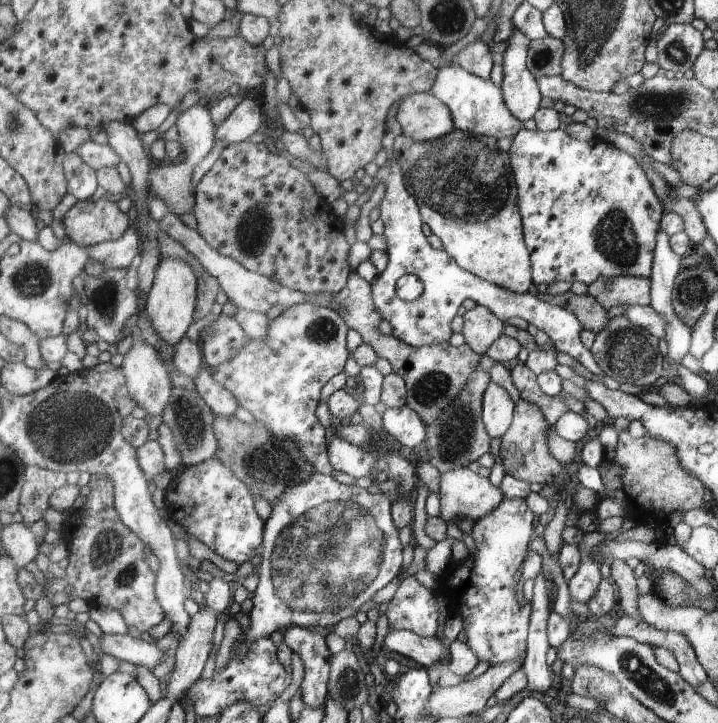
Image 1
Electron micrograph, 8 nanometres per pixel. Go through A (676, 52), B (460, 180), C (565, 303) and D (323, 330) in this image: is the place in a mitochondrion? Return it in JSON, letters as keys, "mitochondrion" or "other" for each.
{"A":"mitochondrion","B":"mitochondrion","C":"other","D":"mitochondrion"}

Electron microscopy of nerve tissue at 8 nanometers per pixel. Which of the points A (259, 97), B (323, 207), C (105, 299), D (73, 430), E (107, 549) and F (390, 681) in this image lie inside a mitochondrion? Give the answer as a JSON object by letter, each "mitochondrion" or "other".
{"A":"other","B":"other","C":"mitochondrion","D":"mitochondrion","E":"mitochondrion","F":"other"}

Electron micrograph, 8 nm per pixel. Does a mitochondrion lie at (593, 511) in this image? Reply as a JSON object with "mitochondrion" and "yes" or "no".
{"mitochondrion":"no"}

